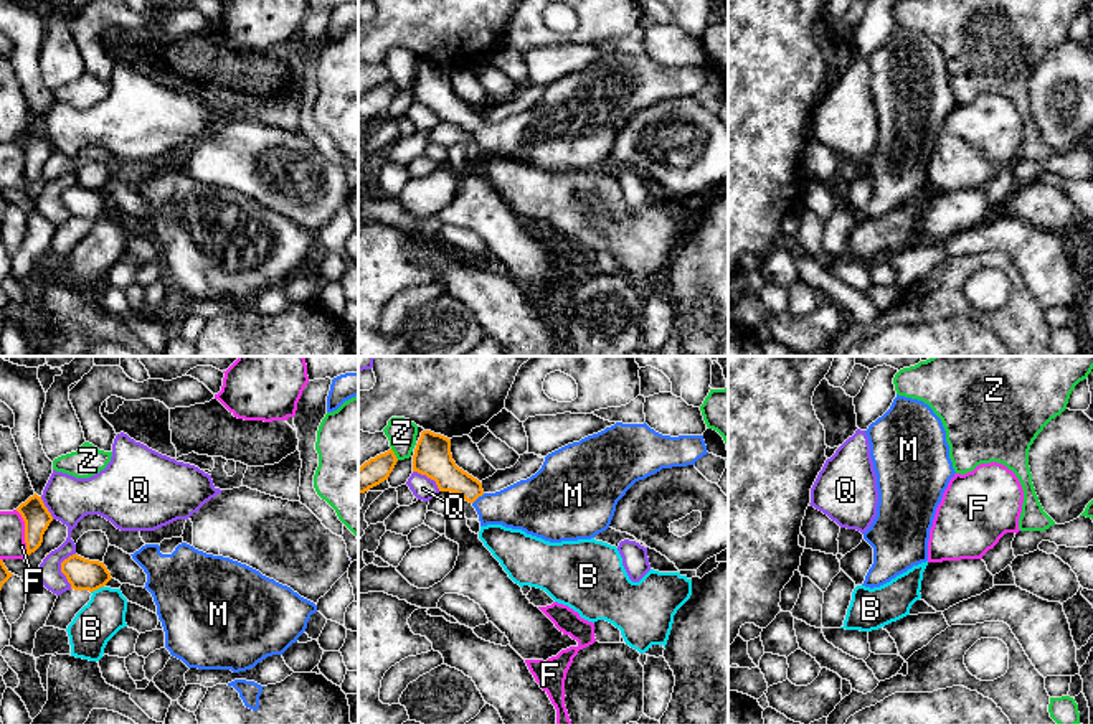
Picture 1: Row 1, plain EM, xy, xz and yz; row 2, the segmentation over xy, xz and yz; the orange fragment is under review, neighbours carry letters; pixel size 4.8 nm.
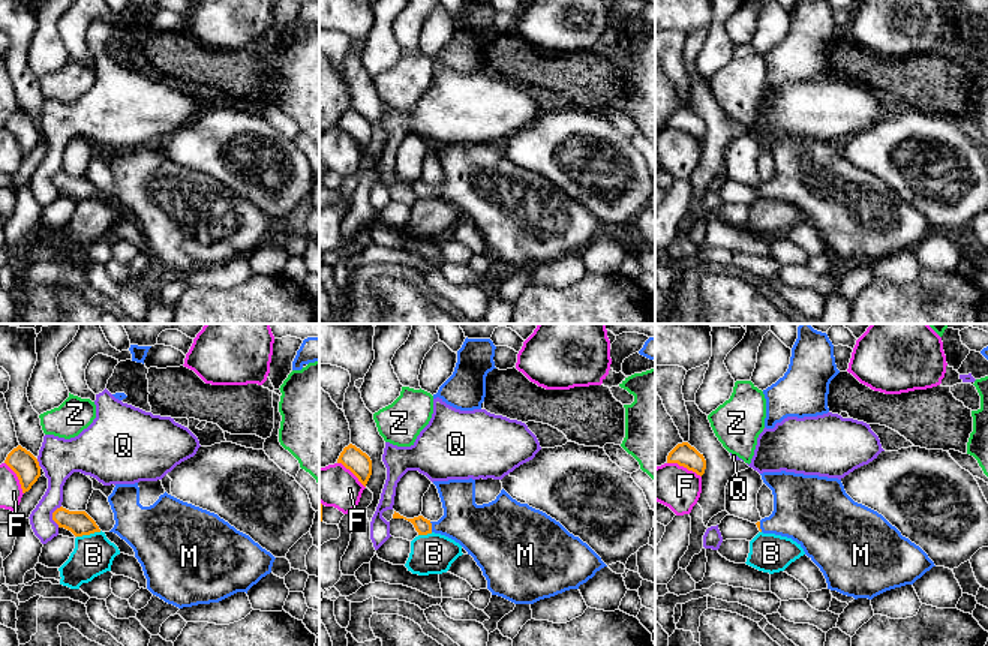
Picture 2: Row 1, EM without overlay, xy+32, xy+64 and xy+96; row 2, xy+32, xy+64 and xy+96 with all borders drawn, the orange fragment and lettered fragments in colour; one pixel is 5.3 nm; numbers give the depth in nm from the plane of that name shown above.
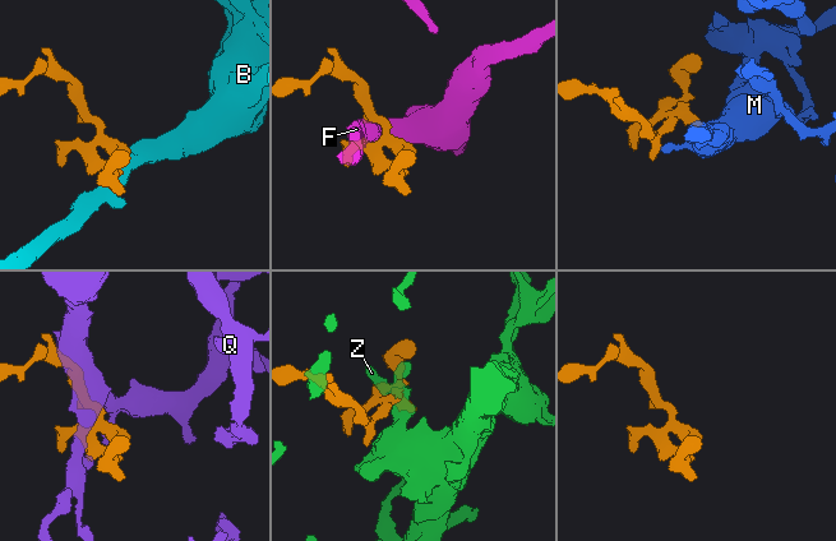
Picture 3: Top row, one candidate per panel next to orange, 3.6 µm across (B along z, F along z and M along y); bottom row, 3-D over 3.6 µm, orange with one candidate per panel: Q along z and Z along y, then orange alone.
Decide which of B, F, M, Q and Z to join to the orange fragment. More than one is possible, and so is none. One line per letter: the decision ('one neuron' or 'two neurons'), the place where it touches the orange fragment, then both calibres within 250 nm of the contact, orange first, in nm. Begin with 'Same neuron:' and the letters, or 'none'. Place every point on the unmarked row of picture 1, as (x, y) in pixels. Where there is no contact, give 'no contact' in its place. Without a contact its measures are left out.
Same neuron: M
B: two neurons; contact xy (96, 220); calibres 160 and 200 nm
F: two neurons; contact xy (25, 165); calibres 130 and 130 nm
M: one neuron; contact xz (477, 127); calibres 150 and 240 nm
Q: two neurons; contact xy (61, 200); calibres 160 and 120 nm
Z: two neurons; contact xz (393, 84); calibres 130 and 150 nm

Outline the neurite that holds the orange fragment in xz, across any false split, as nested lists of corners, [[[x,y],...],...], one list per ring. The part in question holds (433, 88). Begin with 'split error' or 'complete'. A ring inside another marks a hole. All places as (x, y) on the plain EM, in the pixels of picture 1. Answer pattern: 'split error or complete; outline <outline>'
split error; outline [[[616,53],[604,61],[568,74],[545,87],[542,99],[500,122],[485,124],[482,114],[452,91],[451,69],[423,61],[413,86],[413,102],[434,110],[439,122],[461,125],[469,132],[480,157],[502,155],[550,173],[591,170],[606,162],[617,132],[639,110],[662,99],[695,96],[707,86],[703,66],[662,66],[644,54]]]

